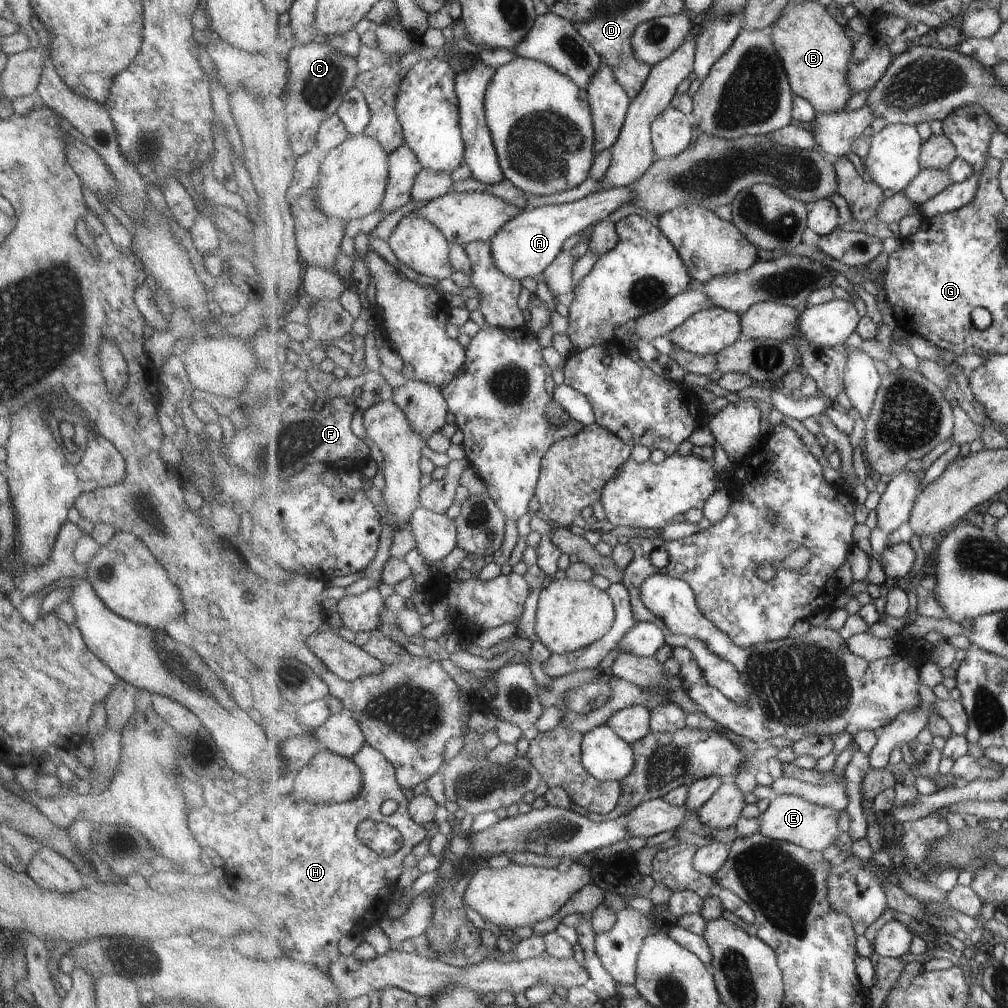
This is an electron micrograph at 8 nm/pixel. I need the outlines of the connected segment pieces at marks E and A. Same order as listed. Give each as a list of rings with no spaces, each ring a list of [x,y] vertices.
[[[781,794],[770,802],[766,811],[759,818],[759,832],[774,840],[793,843],[809,851],[823,852],[829,846],[834,845],[835,840],[841,836],[842,832],[837,826],[838,813],[839,810],[831,806],[821,806],[821,804],[809,802],[793,794]]]
[[[633,186],[618,187],[592,193],[569,204],[550,204],[539,208],[523,209],[513,220],[509,220],[504,228],[490,241],[493,260],[504,274],[509,278],[523,281],[536,278],[543,274],[556,258],[563,252],[565,240],[571,235],[581,234],[593,222],[603,221],[607,216],[619,210],[623,204],[635,200]]]

